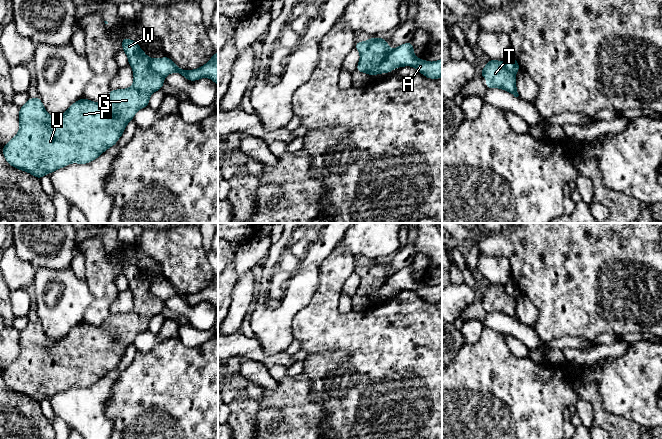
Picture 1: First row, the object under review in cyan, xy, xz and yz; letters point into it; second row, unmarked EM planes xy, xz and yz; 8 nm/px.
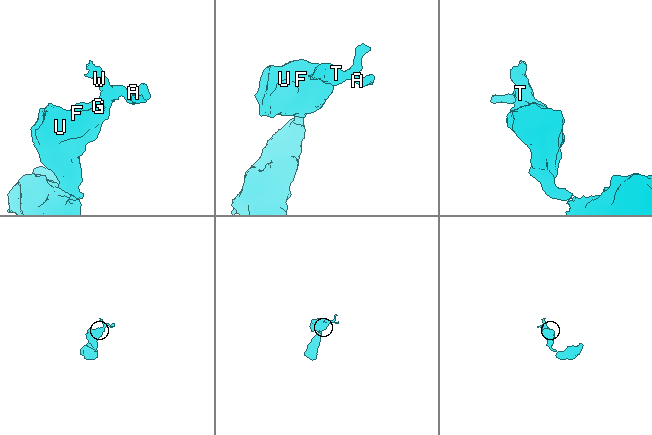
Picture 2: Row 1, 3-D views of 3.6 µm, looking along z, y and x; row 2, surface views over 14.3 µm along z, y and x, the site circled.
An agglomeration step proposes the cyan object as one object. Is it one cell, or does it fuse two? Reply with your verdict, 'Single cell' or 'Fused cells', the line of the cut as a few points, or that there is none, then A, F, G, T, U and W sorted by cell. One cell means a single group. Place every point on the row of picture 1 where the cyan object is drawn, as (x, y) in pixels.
Fused cells. Split along xz (390, 50), (388, 55), (375, 68), (372, 75). Groups: A / F G T U W

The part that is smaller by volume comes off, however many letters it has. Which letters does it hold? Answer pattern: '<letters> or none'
A

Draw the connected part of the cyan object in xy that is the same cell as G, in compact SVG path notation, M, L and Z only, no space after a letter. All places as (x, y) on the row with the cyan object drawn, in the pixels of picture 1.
M123 38L121 42L133 69L133 85L127 89L111 90L99 103L82 98L58 117L52 117L46 112L39 97L29 98L20 107L19 132L3 146L3 155L11 166L41 179L70 163L90 163L116 144L136 112L147 107L151 94L161 90L164 84L164 78L150 69L150 58L137 42L127 38Z

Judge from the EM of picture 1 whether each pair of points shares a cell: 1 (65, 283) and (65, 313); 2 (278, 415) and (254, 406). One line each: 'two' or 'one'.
1: one
2: two

